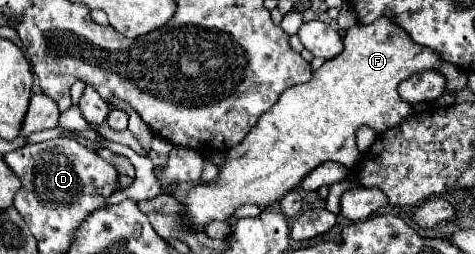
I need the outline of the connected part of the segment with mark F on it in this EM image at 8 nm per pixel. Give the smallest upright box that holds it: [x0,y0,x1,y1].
[186,18,442,230]

